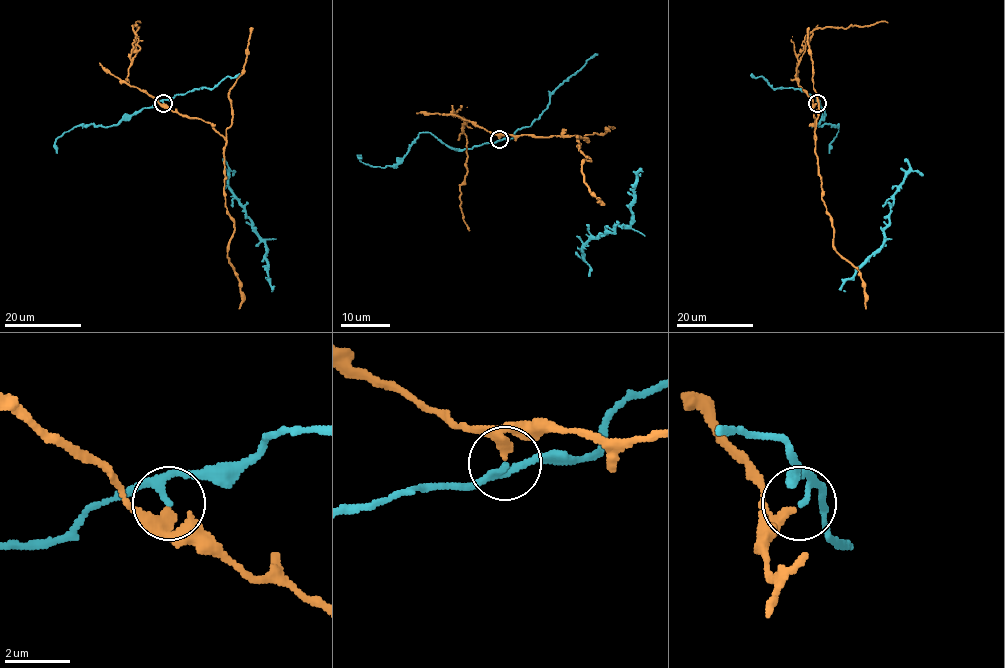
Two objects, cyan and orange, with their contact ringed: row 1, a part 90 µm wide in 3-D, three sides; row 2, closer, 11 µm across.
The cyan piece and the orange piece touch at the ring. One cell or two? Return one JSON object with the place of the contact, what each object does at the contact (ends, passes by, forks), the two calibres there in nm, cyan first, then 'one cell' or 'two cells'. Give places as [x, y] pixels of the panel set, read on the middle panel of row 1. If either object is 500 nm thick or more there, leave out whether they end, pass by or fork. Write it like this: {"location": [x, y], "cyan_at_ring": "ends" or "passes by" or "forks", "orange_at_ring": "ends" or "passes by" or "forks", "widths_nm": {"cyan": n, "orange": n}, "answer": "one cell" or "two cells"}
{"location": [499, 139], "cyan_at_ring": "passes by", "orange_at_ring": "ends", "widths_nm": {"cyan": 150, "orange": 280}, "answer": "two cells"}

